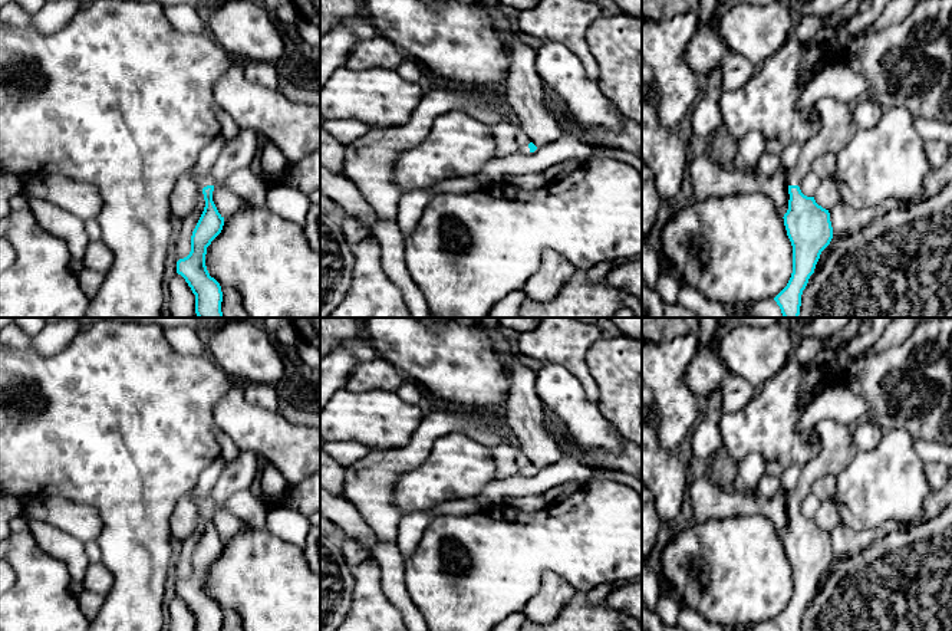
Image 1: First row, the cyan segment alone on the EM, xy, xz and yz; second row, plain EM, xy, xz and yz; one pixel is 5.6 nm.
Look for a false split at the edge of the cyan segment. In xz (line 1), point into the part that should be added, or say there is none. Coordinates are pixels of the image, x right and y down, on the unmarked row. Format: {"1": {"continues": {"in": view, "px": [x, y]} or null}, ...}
{"1": {"continues": {"in": "xz", "px": [524, 470]}}}

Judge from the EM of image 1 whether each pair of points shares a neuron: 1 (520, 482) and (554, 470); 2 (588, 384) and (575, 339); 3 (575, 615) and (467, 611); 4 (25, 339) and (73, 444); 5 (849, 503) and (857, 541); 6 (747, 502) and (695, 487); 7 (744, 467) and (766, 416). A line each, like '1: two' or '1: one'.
1: one
2: one
3: two
4: two
5: two
6: one
7: two

